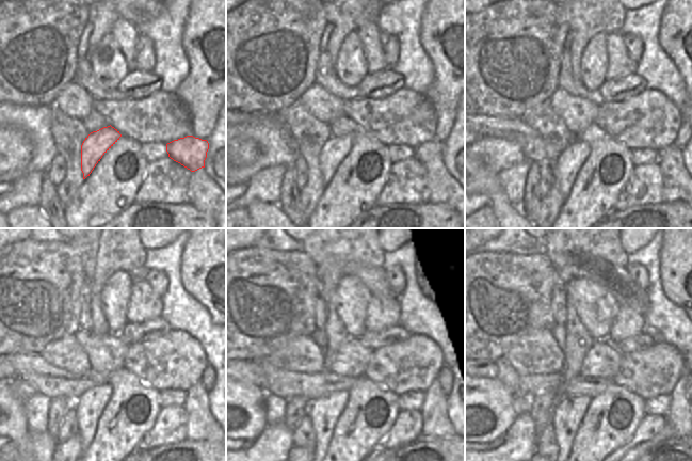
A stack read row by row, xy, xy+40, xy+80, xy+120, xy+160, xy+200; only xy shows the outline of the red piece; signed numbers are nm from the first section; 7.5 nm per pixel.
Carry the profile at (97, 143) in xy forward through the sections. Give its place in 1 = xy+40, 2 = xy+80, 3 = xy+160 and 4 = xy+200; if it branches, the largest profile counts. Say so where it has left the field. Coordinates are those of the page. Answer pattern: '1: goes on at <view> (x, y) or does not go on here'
1: goes on at xy+40 (336, 148)
2: goes on at xy+80 (567, 165)
3: goes on at xy+160 (324, 411)
4: goes on at xy+200 (566, 417)

